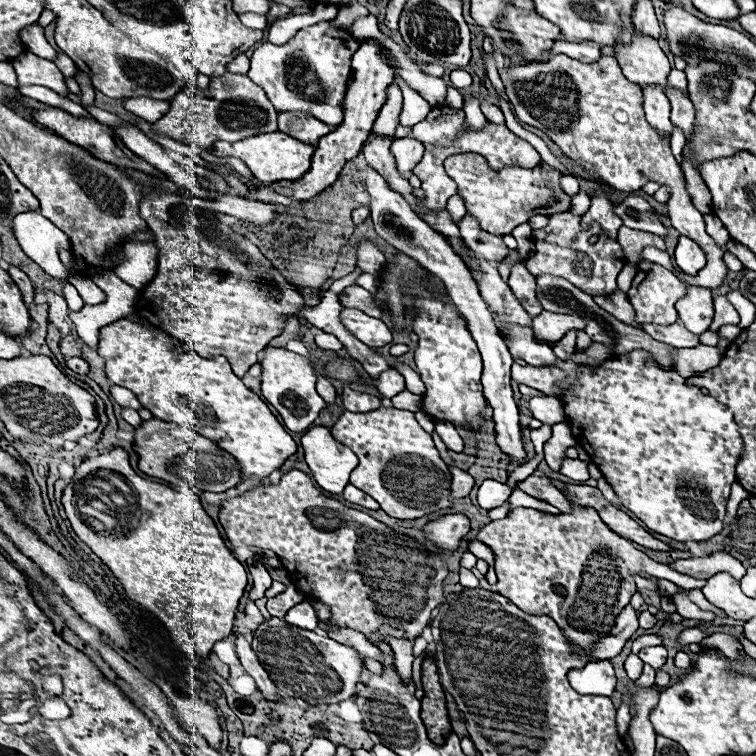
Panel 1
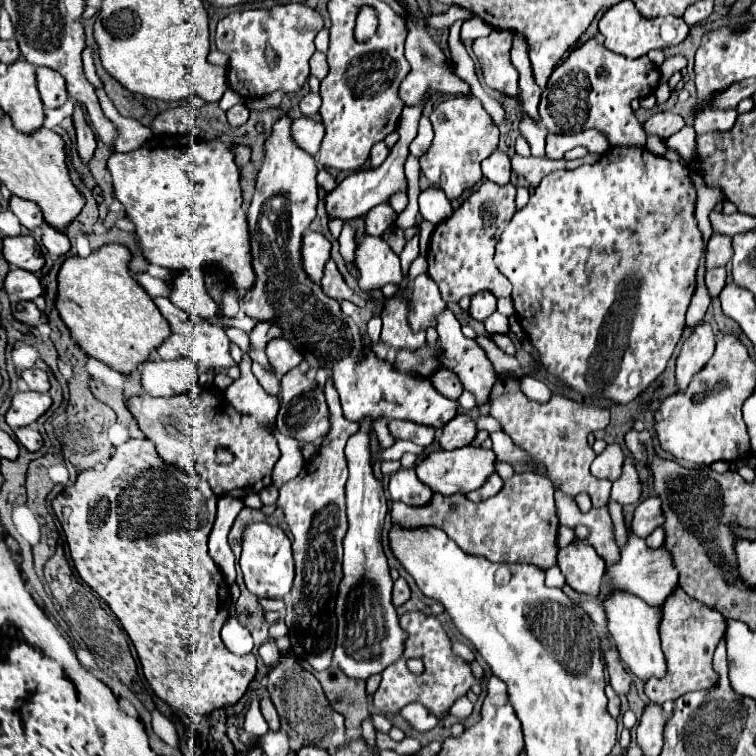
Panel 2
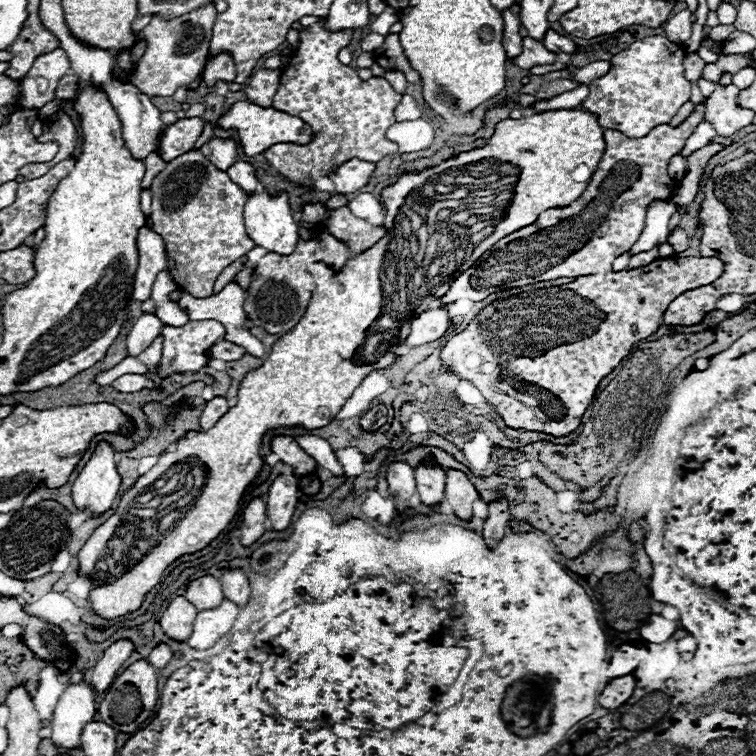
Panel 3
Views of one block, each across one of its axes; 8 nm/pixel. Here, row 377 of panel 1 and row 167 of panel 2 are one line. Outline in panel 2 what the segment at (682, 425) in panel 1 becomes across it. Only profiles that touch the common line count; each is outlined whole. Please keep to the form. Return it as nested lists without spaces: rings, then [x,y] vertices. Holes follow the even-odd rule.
[[[608,148],[596,164],[584,164],[576,170],[558,170],[540,182],[530,202],[514,214],[512,222],[500,236],[494,264],[512,284],[512,300],[520,318],[520,326],[526,332],[530,344],[538,350],[540,364],[548,374],[556,376],[560,382],[586,398],[606,398],[618,406],[626,406],[664,372],[666,362],[670,360],[674,346],[678,344],[684,330],[684,316],[696,288],[696,268],[702,256],[702,234],[694,218],[694,204],[694,184],[684,174],[684,168],[678,162],[668,162],[662,156],[654,156],[646,148]],[[622,314],[626,314],[628,320],[616,322],[616,318]]]

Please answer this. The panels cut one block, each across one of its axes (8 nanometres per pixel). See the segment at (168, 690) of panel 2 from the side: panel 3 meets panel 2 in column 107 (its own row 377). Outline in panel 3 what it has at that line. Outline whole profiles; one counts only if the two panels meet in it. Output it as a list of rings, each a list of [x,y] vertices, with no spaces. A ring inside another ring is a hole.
[[[670,256],[658,258],[642,268],[578,276],[564,286],[526,290],[496,300],[480,310],[464,332],[444,344],[442,362],[470,380],[482,396],[496,406],[506,426],[564,436],[580,426],[580,418],[592,402],[598,382],[630,354],[632,346],[656,332],[664,308],[668,308],[680,292],[716,280],[722,268],[724,264],[714,256]]]

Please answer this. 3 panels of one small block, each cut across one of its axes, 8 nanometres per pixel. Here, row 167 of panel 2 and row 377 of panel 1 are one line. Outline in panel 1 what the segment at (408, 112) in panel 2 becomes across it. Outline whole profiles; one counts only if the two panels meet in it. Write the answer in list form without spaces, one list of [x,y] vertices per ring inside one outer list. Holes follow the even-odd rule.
[[[386,370],[384,374],[380,374],[378,380],[372,380],[372,382],[380,390],[380,394],[384,394],[384,398],[392,398],[392,396],[396,396],[396,394],[406,390],[404,378],[396,370]]]

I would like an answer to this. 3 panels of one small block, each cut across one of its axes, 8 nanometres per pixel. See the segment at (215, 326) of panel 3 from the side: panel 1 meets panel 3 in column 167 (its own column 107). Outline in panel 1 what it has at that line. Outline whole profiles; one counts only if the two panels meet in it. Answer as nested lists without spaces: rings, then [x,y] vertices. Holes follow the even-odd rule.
[[[118,320],[108,324],[108,328],[100,330],[100,356],[106,360],[106,376],[136,394],[136,398],[142,402],[144,408],[148,408],[154,418],[160,418],[164,422],[174,422],[184,428],[194,428],[202,436],[216,442],[222,450],[230,452],[236,462],[240,464],[240,478],[260,478],[262,482],[268,480],[268,476],[288,460],[296,452],[296,442],[292,436],[282,428],[282,424],[276,420],[276,416],[268,410],[268,406],[242,384],[240,378],[236,378],[230,370],[230,364],[218,356],[212,360],[204,360],[184,344],[180,344],[178,350],[174,346],[180,344],[172,336],[164,334],[162,330],[150,330],[140,324],[132,324],[128,320]]]

